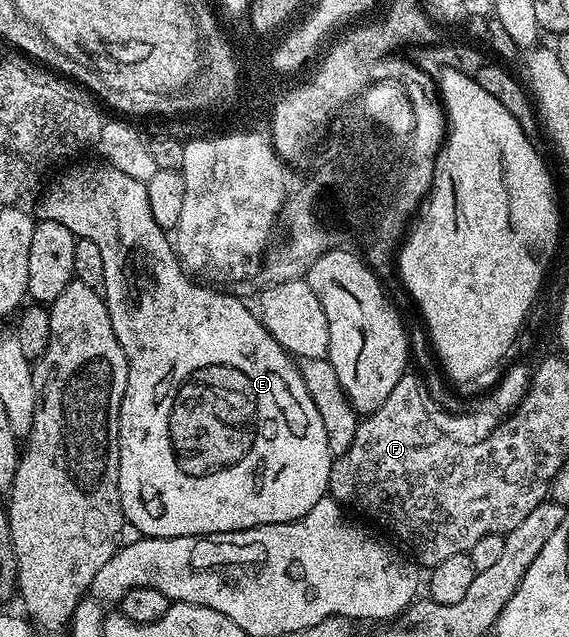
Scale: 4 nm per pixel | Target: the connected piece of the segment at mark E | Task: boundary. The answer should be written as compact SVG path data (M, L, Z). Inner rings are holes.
M99 164L76 165L66 170L61 177L54 178L44 198L34 208L34 213L37 218L45 221L62 223L62 227L70 230L76 238L94 239L94 243L98 243L98 251L102 251L102 263L106 263L102 296L108 305L114 335L118 335L118 343L122 343L122 351L128 360L126 391L118 415L118 491L125 522L134 524L145 537L204 537L207 533L233 533L243 529L257 529L260 525L299 522L300 517L306 515L306 511L310 511L310 507L314 507L314 503L321 501L328 493L334 456L327 446L322 416L318 415L314 401L307 394L297 362L274 340L259 316L243 305L244 301L239 296L236 298L228 293L215 293L204 285L195 285L187 277L189 274L177 257L169 234L158 227L158 223L154 223L154 215L150 215L147 184L138 179L130 179L130 175L125 175L110 164Z

